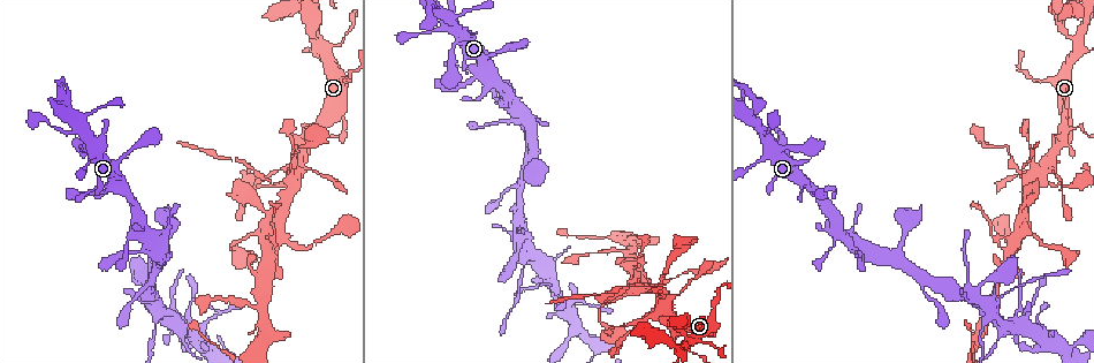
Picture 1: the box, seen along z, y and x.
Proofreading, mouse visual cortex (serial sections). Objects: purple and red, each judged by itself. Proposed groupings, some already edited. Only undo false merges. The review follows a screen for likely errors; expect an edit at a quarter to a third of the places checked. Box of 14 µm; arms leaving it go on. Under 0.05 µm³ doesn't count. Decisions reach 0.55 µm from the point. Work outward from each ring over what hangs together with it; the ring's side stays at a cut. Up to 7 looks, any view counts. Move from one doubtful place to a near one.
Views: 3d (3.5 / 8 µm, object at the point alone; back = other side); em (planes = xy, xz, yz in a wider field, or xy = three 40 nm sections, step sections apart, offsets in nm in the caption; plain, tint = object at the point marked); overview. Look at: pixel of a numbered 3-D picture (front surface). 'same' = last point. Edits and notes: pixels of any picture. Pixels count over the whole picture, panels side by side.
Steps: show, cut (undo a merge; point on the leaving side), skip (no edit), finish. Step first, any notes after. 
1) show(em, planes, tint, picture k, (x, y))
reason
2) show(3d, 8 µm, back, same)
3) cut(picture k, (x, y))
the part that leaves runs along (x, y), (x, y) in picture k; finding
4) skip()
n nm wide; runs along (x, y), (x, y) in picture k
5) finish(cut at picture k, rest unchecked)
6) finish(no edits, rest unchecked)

show(3d, 3.5 µm, back, picture 1, (521, 187))
thick turns thin

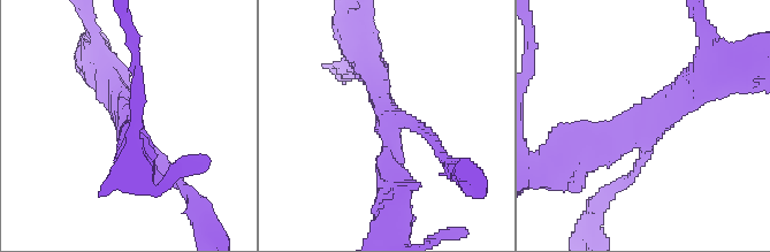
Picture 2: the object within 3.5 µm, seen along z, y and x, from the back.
show(em, planes, tint, picture 2, (390, 124))
3 arms; arms of 150, 350, 400 nm

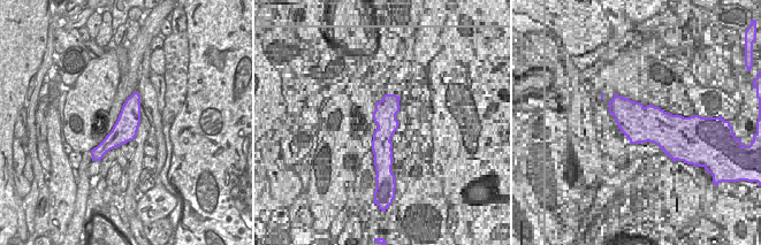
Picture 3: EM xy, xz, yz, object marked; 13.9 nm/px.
skip()
all the same cell

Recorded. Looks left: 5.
show(3d, 8 µm, picture 1, (994, 304))
sudden change in width

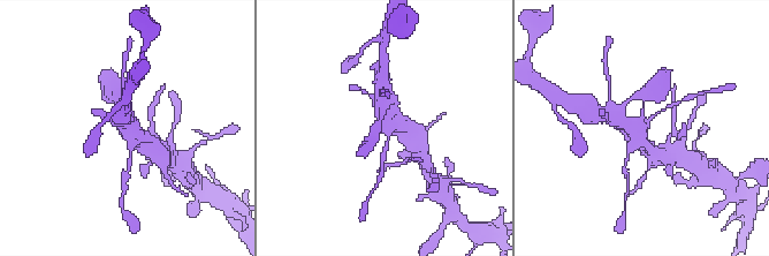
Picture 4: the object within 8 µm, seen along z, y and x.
show(3d, 3.5 µm, picture 4, (640, 126))

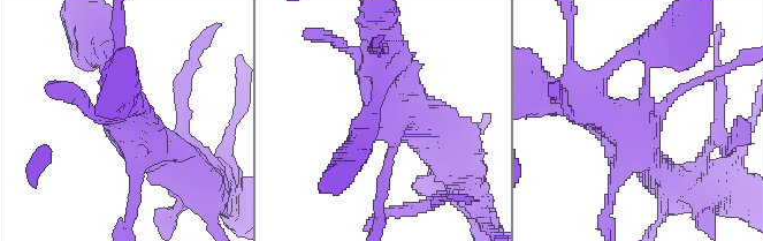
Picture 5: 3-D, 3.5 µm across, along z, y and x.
show(em, xy, step 3, tint, picture 5, (645, 121))
shape alone is not enough

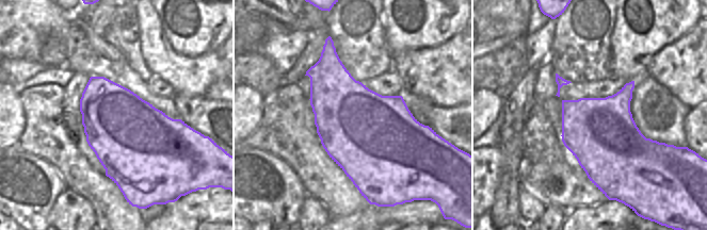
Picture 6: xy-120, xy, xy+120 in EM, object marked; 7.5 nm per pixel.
skip()
continuous, no second cell

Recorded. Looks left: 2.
show(em, xy, step 1, tint, picture 1, (1075, 44))
thin arm on a thick one

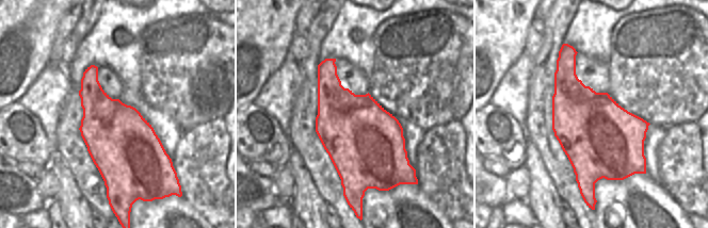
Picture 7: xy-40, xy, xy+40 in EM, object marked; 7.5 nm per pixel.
show(3d, 3.5 µm, same)

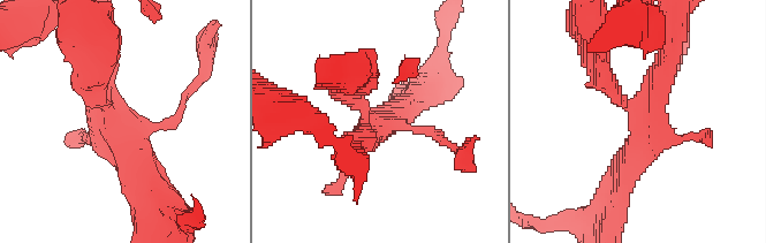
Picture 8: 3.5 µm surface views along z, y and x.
skip()
continuous, no second cell

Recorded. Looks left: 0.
finish(no edits, rest unchecked)

